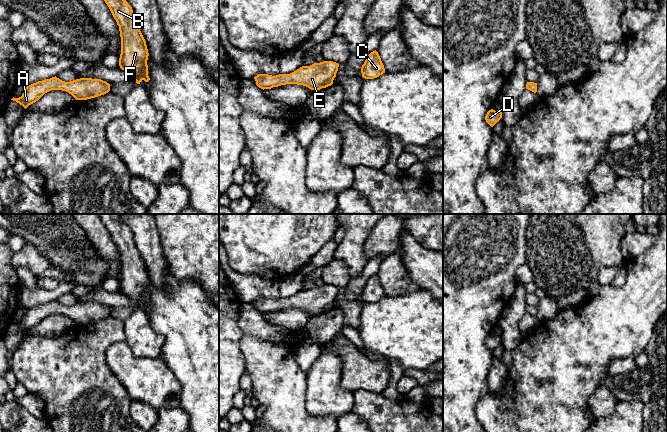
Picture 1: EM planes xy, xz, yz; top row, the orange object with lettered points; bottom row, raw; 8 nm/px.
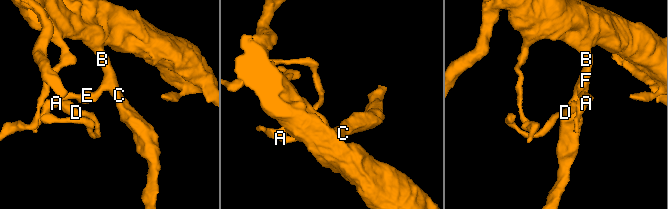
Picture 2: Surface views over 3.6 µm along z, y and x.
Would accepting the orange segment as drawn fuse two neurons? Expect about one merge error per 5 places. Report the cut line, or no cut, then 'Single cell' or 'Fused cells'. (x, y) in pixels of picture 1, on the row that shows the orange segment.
No split. Single cell

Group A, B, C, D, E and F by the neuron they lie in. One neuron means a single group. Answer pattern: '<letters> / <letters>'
A B C D E F

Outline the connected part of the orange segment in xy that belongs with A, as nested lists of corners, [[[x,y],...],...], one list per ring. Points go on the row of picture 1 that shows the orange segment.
[[[55,76],[27,85],[21,97],[13,97],[11,100],[16,101],[26,109],[51,90],[66,91],[76,100],[87,100],[108,93],[110,91],[110,84],[101,79],[92,78],[80,78],[65,82]]]

